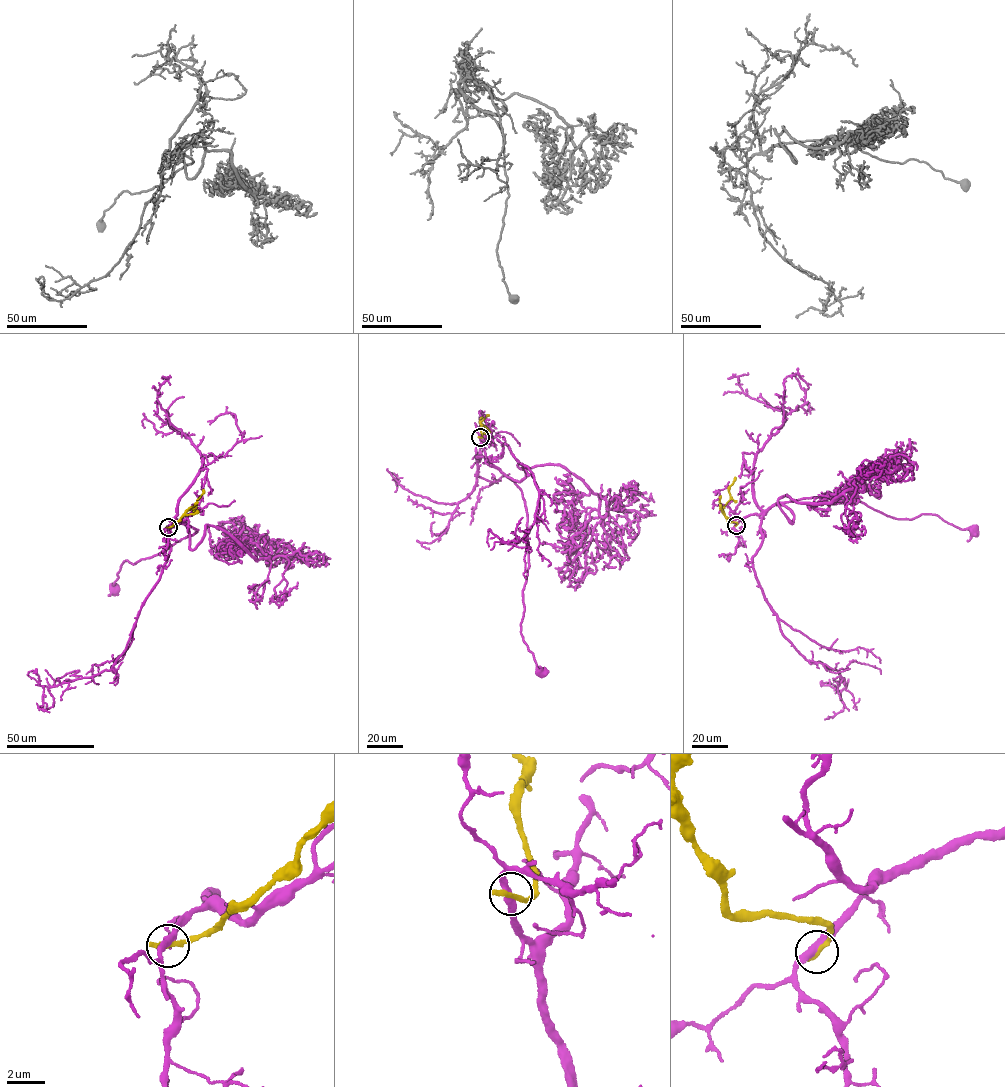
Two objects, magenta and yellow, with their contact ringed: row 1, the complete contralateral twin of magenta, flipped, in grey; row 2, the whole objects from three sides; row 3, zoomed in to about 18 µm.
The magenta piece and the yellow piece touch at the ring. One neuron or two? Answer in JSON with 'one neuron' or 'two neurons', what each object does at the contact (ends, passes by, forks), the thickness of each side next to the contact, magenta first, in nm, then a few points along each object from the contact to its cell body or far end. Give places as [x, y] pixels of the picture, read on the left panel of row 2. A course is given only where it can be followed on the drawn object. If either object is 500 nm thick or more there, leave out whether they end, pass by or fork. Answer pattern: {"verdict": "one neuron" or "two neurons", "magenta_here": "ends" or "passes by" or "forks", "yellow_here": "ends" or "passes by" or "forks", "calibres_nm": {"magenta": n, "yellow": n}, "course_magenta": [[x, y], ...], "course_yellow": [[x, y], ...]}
{"verdict": "two neurons", "magenta_here": "passes by", "yellow_here": "ends", "calibres_nm": {"magenta": 380, "yellow": 360}, "course_magenta": [[168, 527], [175, 523], [197, 530], [151, 557], [132, 564], [127, 560], [123, 562], [114, 588]], "course_yellow": [[168, 527], [195, 507], [203, 489]]}

